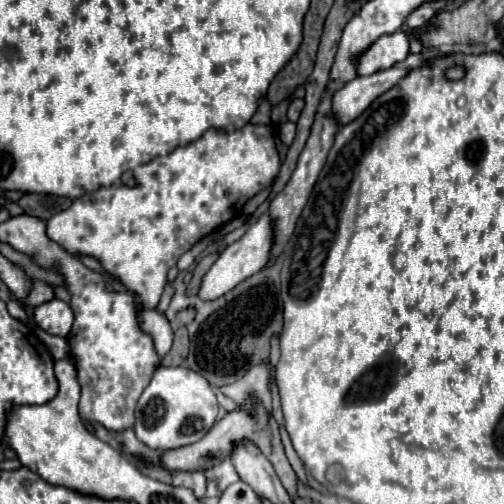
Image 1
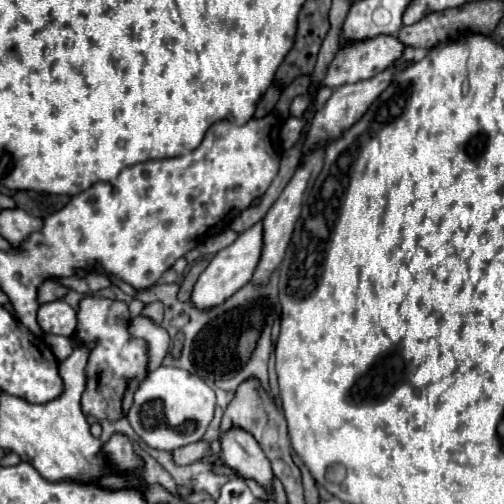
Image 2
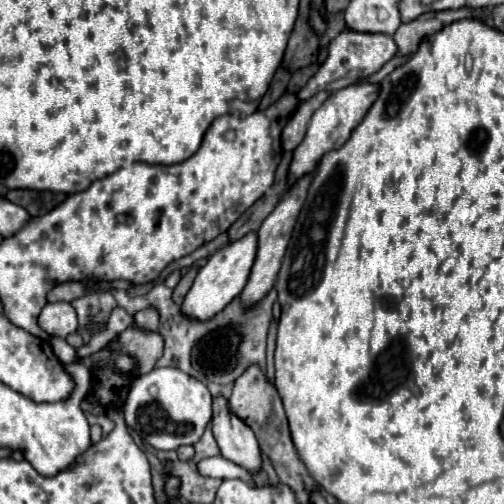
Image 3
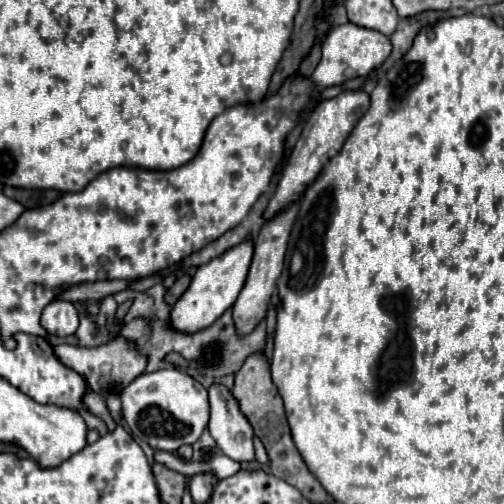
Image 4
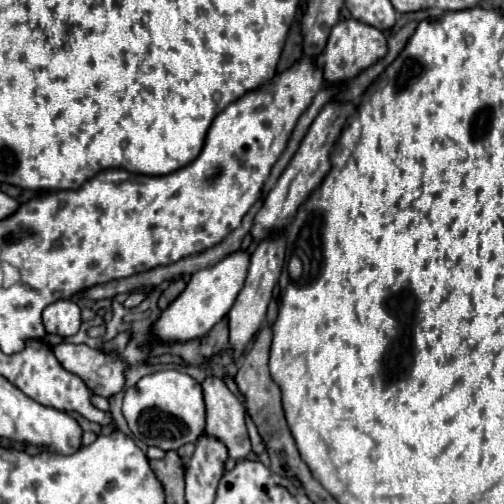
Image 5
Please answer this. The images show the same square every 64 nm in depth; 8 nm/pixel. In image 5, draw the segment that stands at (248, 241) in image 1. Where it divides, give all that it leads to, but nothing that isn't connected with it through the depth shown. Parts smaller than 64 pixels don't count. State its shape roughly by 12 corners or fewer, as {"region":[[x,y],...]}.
{"region":[[244,250],[194,272],[154,324],[156,340],[204,336],[244,286]]}

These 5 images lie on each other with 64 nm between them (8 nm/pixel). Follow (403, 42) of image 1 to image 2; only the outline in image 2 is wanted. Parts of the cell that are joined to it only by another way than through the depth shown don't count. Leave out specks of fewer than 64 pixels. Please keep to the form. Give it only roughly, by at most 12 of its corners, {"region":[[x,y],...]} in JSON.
{"region":[[394,36],[342,44],[324,86],[372,78],[406,46]]}

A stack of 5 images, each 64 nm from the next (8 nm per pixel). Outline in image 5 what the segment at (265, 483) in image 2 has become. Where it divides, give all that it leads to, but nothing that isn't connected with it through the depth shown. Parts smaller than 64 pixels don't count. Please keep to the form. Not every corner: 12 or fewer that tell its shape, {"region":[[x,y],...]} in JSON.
{"region":[[220,378],[202,388],[206,432],[230,458],[252,452],[244,406]]}

